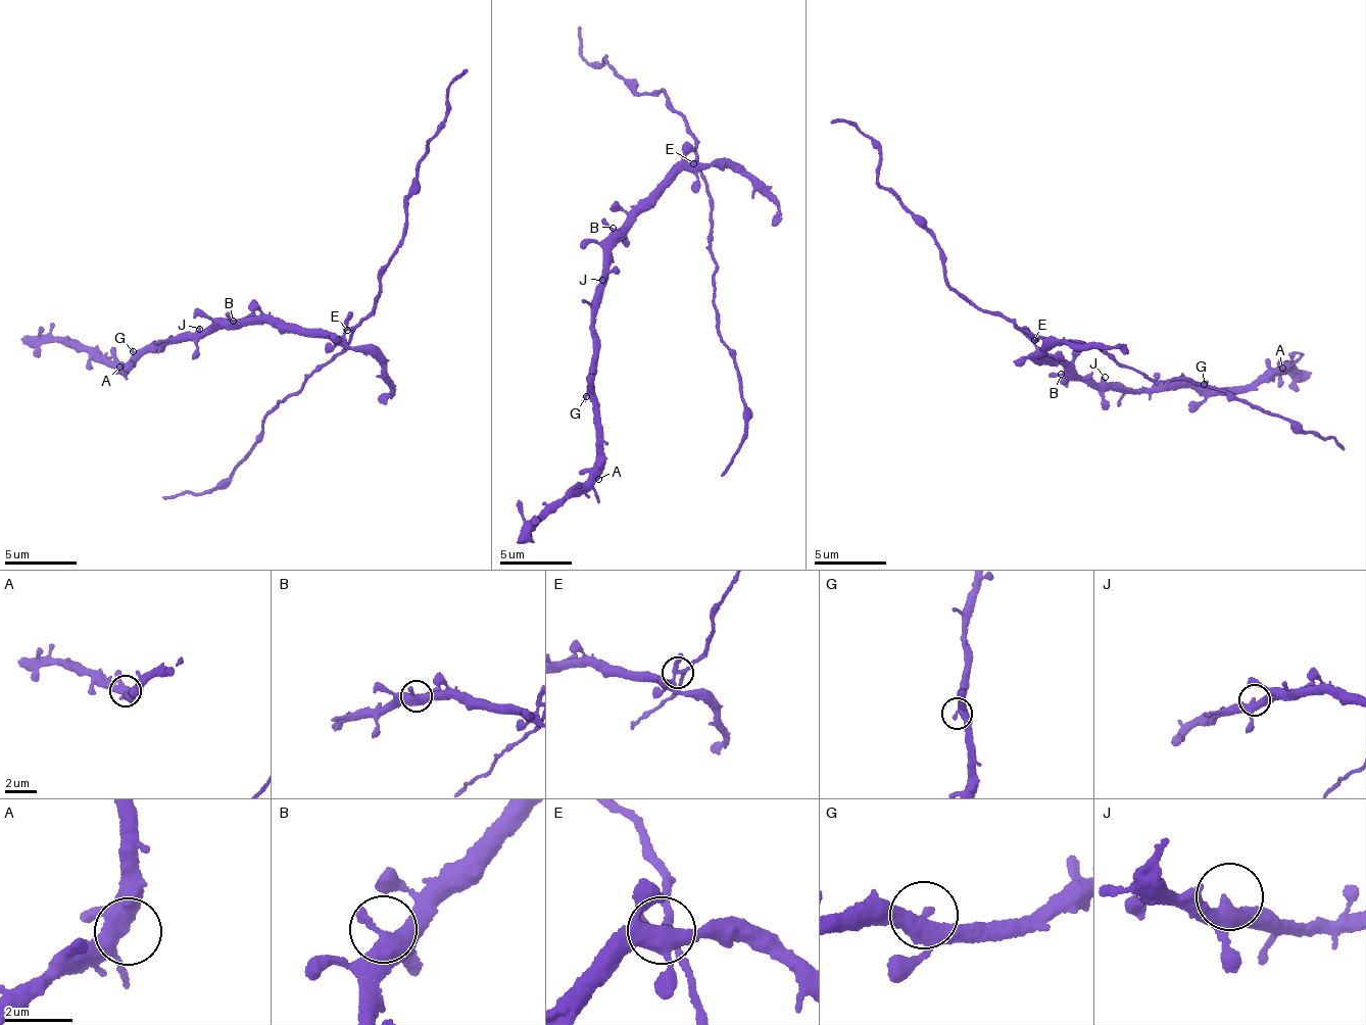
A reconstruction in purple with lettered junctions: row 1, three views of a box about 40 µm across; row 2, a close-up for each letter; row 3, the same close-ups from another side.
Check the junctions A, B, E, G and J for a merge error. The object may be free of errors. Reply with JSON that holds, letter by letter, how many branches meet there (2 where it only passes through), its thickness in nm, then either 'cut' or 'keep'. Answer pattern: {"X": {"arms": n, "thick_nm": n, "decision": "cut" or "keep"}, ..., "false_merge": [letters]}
{"A": {"arms": 4, "thick_nm": 400, "decision": "keep"}, "B": {"arms": 3, "thick_nm": 400, "decision": "keep"}, "E": {"arms": 4, "thick_nm": 320, "decision": "cut"}, "G": {"arms": 3, "thick_nm": 340, "decision": "keep"}, "J": {"arms": 3, "thick_nm": 360, "decision": "keep"}, "false_merge": ["E"]}

